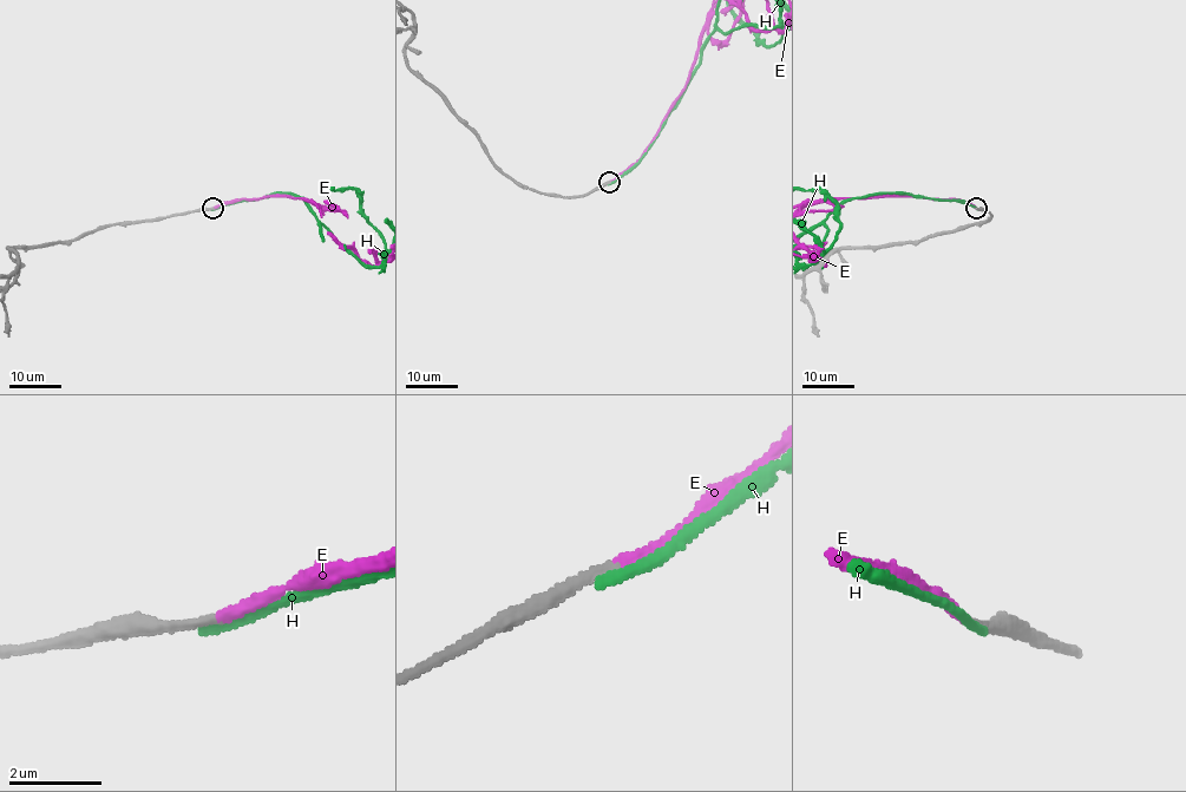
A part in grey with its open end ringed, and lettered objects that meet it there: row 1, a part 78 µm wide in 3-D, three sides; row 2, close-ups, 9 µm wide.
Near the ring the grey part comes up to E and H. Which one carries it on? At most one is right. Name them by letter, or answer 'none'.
E

